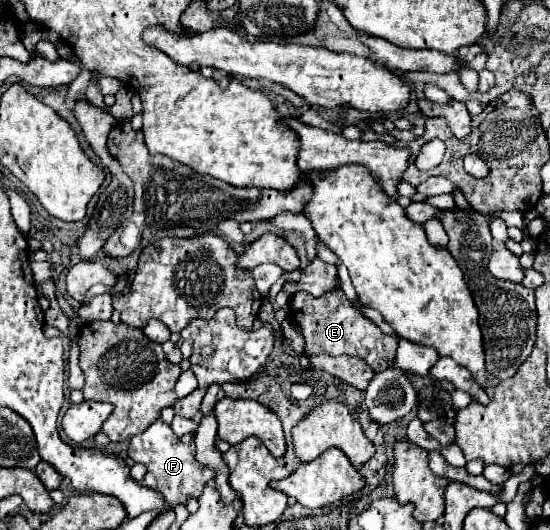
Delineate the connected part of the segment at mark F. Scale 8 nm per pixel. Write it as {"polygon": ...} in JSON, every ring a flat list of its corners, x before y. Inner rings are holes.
{"polygon":[[160,419,156,423,152,423,144,433,130,439,128,457,132,457,136,463,146,465,148,473,146,473,142,485,150,487,150,489,160,489,160,493,170,503,170,507,176,507,178,503,186,503,188,495,198,497,202,493,204,485,214,479,214,471,202,467,194,459,194,445,180,443,180,439,174,435,170,425,162,423]]}

